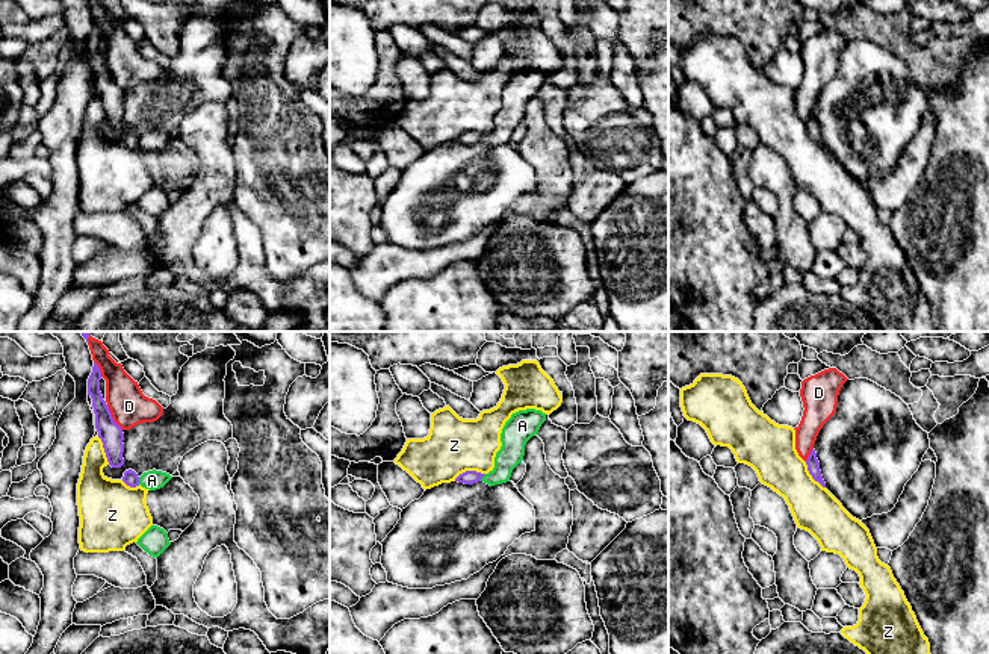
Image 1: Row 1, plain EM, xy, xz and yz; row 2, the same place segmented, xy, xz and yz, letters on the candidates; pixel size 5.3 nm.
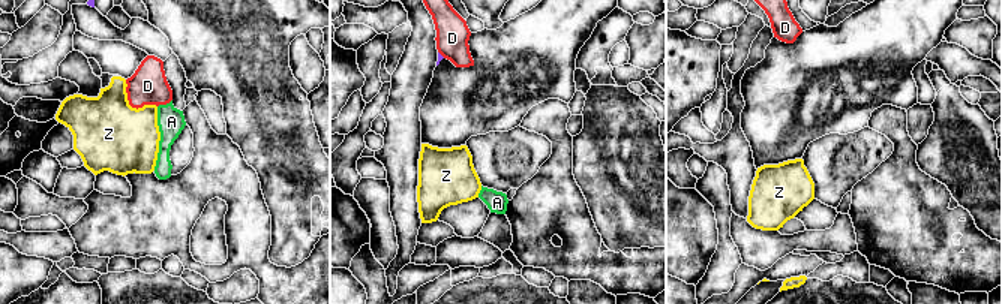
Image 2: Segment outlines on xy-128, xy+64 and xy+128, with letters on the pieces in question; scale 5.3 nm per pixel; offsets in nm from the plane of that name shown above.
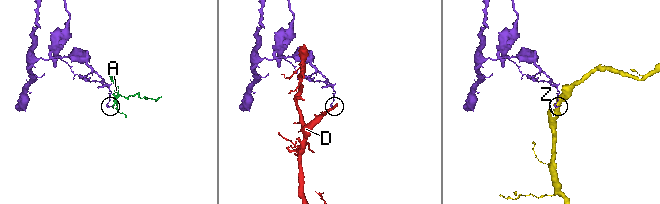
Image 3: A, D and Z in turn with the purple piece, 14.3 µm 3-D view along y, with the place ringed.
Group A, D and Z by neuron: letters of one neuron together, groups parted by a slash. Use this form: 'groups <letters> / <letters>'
groups A D / Z

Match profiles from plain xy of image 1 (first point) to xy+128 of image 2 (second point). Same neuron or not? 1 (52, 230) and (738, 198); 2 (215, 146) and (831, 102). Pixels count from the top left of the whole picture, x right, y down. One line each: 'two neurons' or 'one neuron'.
1: one neuron
2: two neurons

